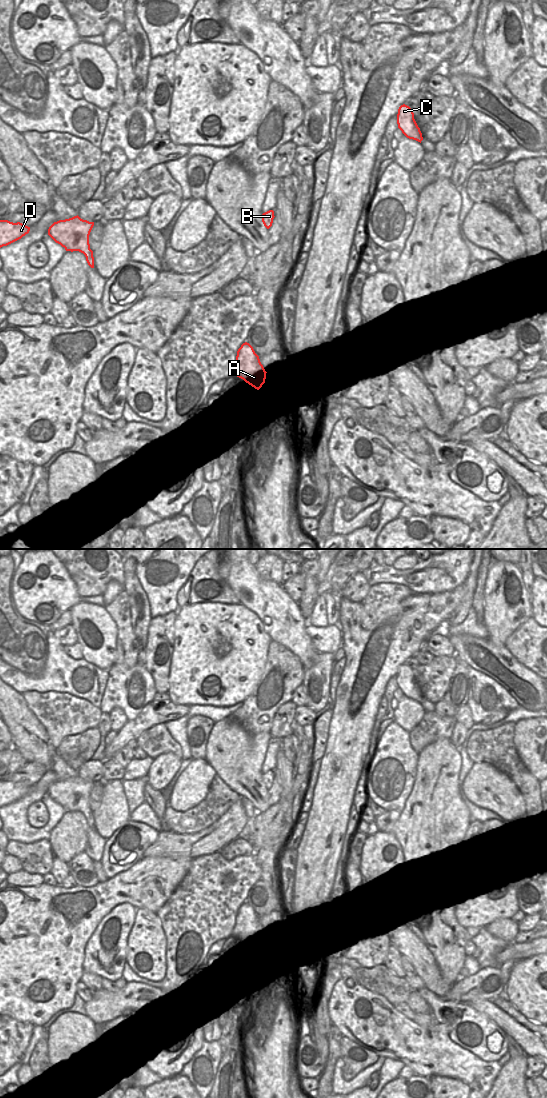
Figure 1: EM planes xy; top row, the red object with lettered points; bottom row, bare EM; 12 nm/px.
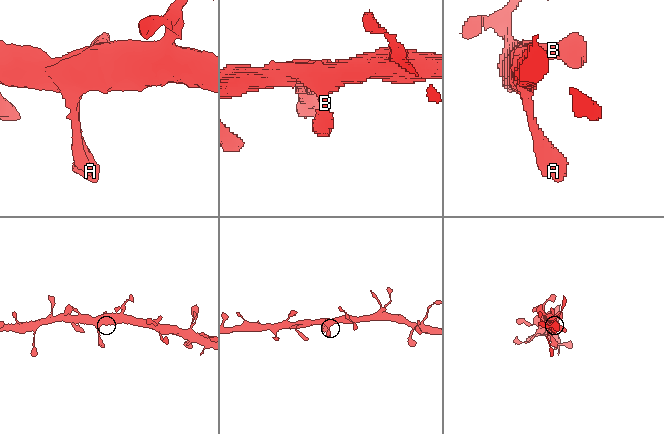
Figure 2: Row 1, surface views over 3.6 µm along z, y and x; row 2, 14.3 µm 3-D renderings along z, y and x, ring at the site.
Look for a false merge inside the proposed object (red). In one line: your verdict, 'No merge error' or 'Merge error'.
No merge error.

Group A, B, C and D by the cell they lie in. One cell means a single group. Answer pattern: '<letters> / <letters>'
A B C D

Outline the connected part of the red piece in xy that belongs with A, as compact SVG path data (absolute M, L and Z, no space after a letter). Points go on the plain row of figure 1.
M247 902L243 903L237 911L232 935L243 939L246 943L259 950L265 943L266 933L253 907Z

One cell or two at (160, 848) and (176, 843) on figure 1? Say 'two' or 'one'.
one

